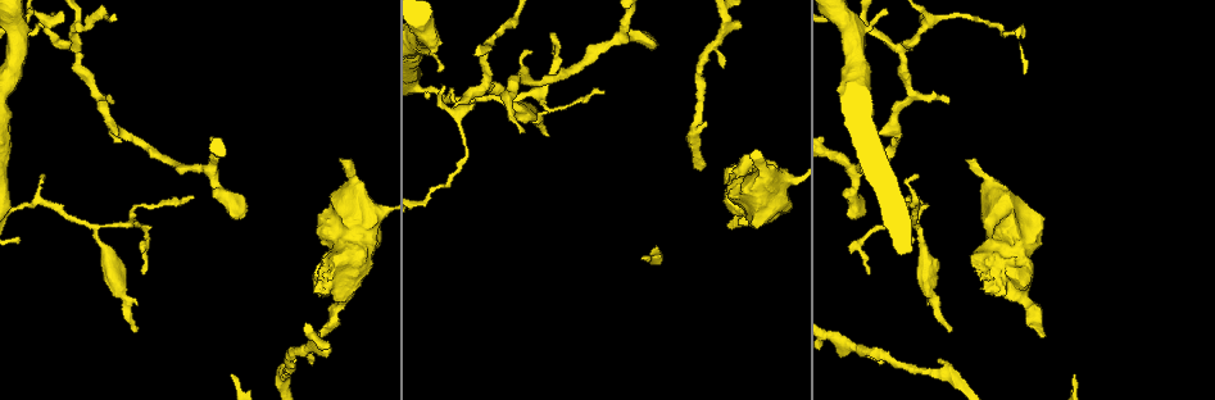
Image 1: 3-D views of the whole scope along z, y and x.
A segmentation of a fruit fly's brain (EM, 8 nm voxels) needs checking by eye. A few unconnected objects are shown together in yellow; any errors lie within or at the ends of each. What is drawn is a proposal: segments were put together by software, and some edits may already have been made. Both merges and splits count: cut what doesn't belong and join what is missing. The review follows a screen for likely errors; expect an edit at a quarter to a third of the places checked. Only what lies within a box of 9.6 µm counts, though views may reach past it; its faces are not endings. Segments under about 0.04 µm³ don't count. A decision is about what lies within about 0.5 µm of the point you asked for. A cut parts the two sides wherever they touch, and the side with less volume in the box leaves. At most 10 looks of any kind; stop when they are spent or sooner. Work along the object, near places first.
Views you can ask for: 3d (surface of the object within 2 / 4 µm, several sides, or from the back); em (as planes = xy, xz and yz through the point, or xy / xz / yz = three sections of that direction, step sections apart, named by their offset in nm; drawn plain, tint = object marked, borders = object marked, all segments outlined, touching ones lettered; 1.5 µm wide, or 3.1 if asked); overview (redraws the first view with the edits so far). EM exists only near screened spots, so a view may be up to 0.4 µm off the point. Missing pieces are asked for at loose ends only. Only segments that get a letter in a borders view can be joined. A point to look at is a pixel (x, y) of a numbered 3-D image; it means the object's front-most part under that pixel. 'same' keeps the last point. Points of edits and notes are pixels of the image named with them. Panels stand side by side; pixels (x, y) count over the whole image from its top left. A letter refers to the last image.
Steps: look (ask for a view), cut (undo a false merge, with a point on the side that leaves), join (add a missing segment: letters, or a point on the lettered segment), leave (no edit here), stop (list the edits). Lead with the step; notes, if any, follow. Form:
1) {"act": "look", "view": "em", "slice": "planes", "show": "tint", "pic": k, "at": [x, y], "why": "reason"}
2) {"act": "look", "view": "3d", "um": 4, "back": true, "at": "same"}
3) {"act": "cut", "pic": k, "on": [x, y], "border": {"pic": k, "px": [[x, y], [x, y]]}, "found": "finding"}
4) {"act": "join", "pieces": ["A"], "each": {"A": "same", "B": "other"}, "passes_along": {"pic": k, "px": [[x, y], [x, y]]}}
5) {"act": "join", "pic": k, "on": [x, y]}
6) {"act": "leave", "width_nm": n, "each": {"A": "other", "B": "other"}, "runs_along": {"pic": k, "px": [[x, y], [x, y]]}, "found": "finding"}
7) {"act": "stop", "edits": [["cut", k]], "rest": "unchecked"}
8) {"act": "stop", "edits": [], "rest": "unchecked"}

{"act": "look", "view": "em", "slice": "planes", "show": "borders", "pic": 1, "at": [522, 131], "why": "branch stops here"}

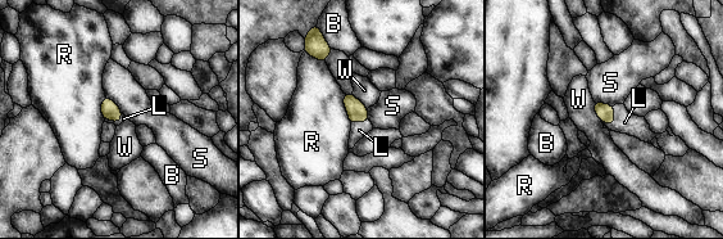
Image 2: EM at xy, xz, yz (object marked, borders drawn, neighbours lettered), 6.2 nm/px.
{"act": "join", "pieces": ["L"], "longest_contact_nm": ["R", 200], "each": {"B": "other", "L": "same", "R": "other", "S": "other", "W": "other"}, "passes_along": {"pic": 2, "px": [[605, 112], [613, 117], [624, 122]]}, "found": "it goes on there"}

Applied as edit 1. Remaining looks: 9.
{"act": "look", "view": "3d", "um": 4, "pic": 1, "at": [929, 20], "why": "thick turns thin"}

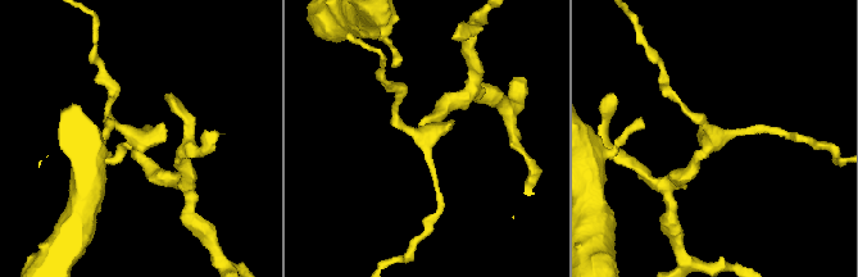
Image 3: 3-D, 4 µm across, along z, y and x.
{"act": "look", "view": "em", "slice": "planes", "show": "borders", "pic": 3, "at": [716, 139], "arms": 3, "why": "now the EM"}

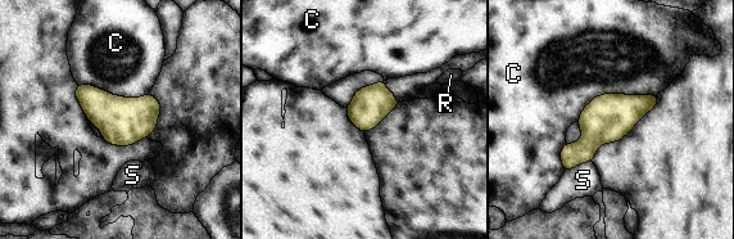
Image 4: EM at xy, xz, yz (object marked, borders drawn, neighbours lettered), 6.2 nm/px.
{"act": "leave", "each": {"C": "other", "R": "other", "S": "other"}, "border": {"pic": 4, "px": [[656, 94], [597, 95], [576, 121]]}, "found": "continuous, no second cell"}

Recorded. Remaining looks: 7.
{"act": "look", "view": "3d", "um": 2, "pic": 1, "at": [916, 227], "why": "thick turns thin"}

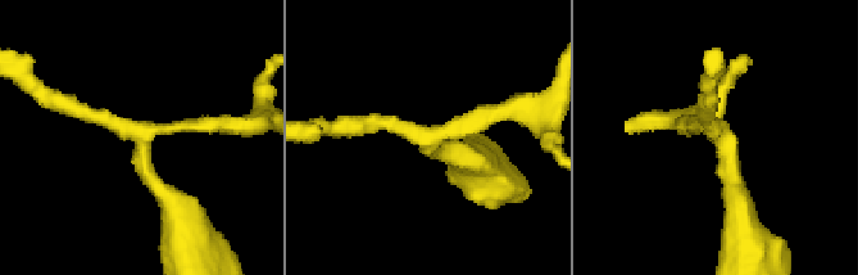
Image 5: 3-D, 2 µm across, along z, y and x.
{"act": "look", "view": "em", "slice": "planes", "show": "tint", "pic": 5, "at": [136, 132]}

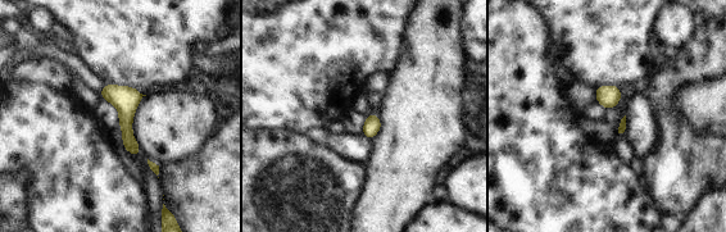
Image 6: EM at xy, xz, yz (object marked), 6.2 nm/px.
{"act": "look", "view": "em", "slice": "planes", "show": "borders", "at": "same", "why": "what lies round it"}

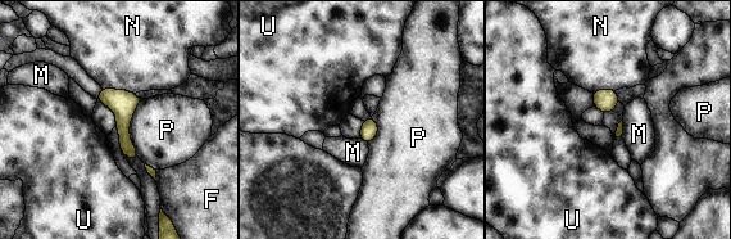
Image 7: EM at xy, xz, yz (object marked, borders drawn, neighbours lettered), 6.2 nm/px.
{"act": "leave", "longest_contact_nm": ["P", 360], "each": {"F": "other", "M": "other", "N": "other", "P": "other", "U": "other"}, "runs_along": {"pic": 7, "px": [[104, 91], [123, 111], [132, 156]]}, "found": "all the same cell"}

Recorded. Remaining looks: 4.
{"act": "look", "view": "3d", "um": 4, "back": true, "pic": 1, "at": [727, 225], "why": "branch stops here"}

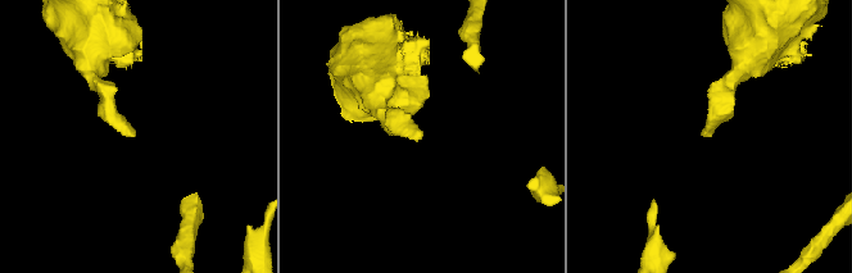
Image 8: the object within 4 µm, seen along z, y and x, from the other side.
{"act": "look", "view": "em", "slice": "planes", "show": "borders", "pic": 8, "at": [708, 134], "why": "shape alone is not enough"}

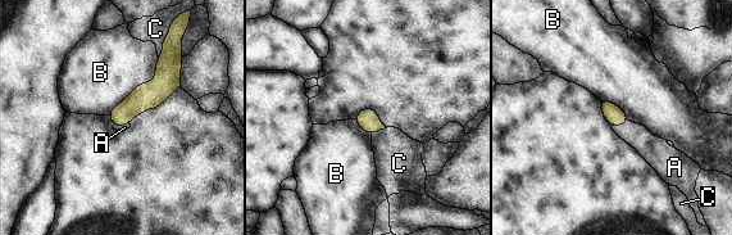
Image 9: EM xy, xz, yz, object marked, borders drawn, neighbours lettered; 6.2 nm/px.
{"act": "join", "pieces": ["A"], "longest_contact_nm": ["B", 480], "each": {"A": "same", "B": "other", "C": "other"}, "found": "it goes on there"}

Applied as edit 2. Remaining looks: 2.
{"act": "stop", "edits": [["join", 2], ["join", 9]], "rest": "unchecked"}

